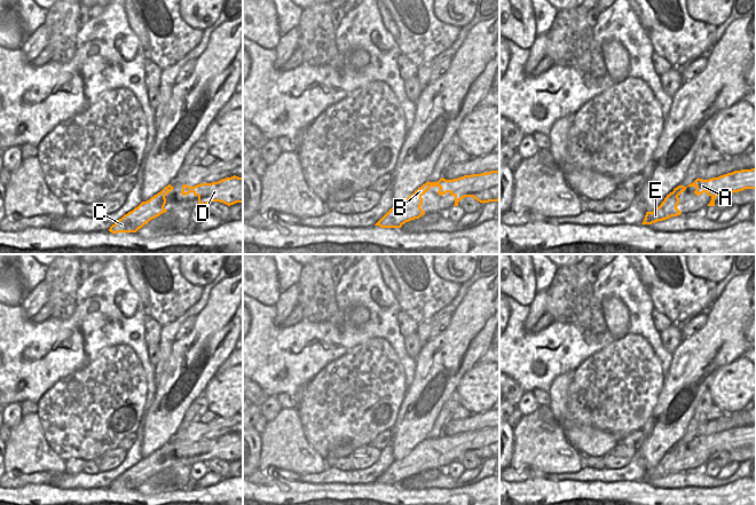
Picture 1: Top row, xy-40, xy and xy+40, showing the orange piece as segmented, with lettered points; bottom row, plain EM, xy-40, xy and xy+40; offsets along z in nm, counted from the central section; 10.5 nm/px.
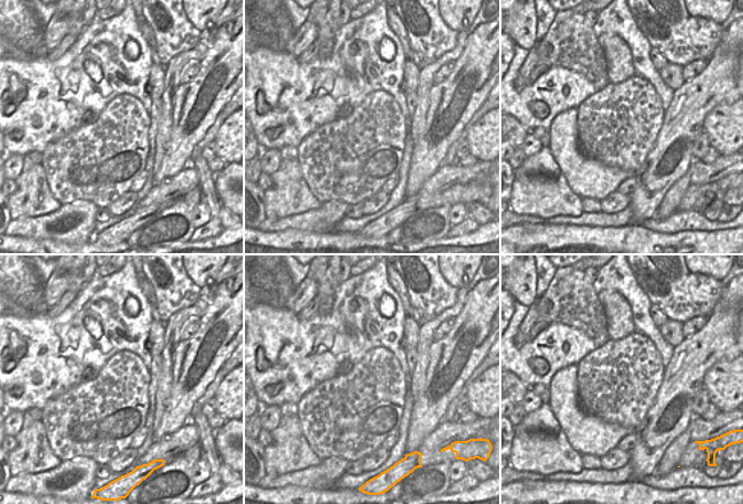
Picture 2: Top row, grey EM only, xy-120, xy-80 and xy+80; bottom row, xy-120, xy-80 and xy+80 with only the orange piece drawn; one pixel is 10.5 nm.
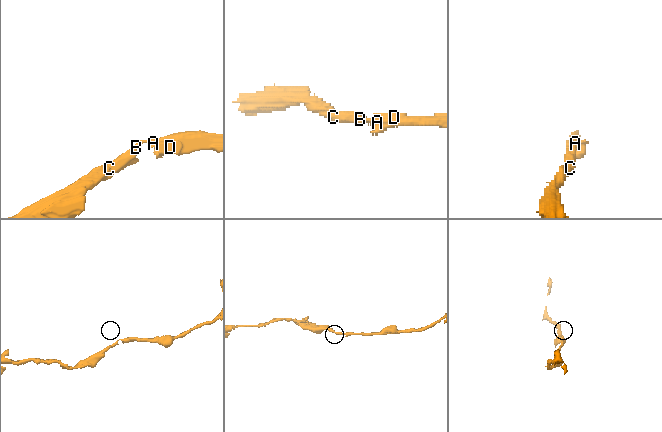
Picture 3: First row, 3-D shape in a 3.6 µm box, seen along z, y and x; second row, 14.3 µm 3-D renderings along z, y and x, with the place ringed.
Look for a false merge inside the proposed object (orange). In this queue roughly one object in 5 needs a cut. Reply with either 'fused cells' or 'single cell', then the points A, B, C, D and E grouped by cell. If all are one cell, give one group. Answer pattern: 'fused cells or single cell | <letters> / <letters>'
single cell | A B C D E

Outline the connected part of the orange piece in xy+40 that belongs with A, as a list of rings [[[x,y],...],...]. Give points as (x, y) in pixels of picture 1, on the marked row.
[[[756,168],[734,171],[709,180],[696,179],[687,187],[695,187],[696,196],[706,192],[711,197],[708,206],[715,206],[715,198],[722,194],[730,196],[745,189],[756,189]]]

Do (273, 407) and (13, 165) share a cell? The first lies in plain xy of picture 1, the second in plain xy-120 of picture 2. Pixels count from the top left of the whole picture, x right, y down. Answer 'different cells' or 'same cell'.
same cell

